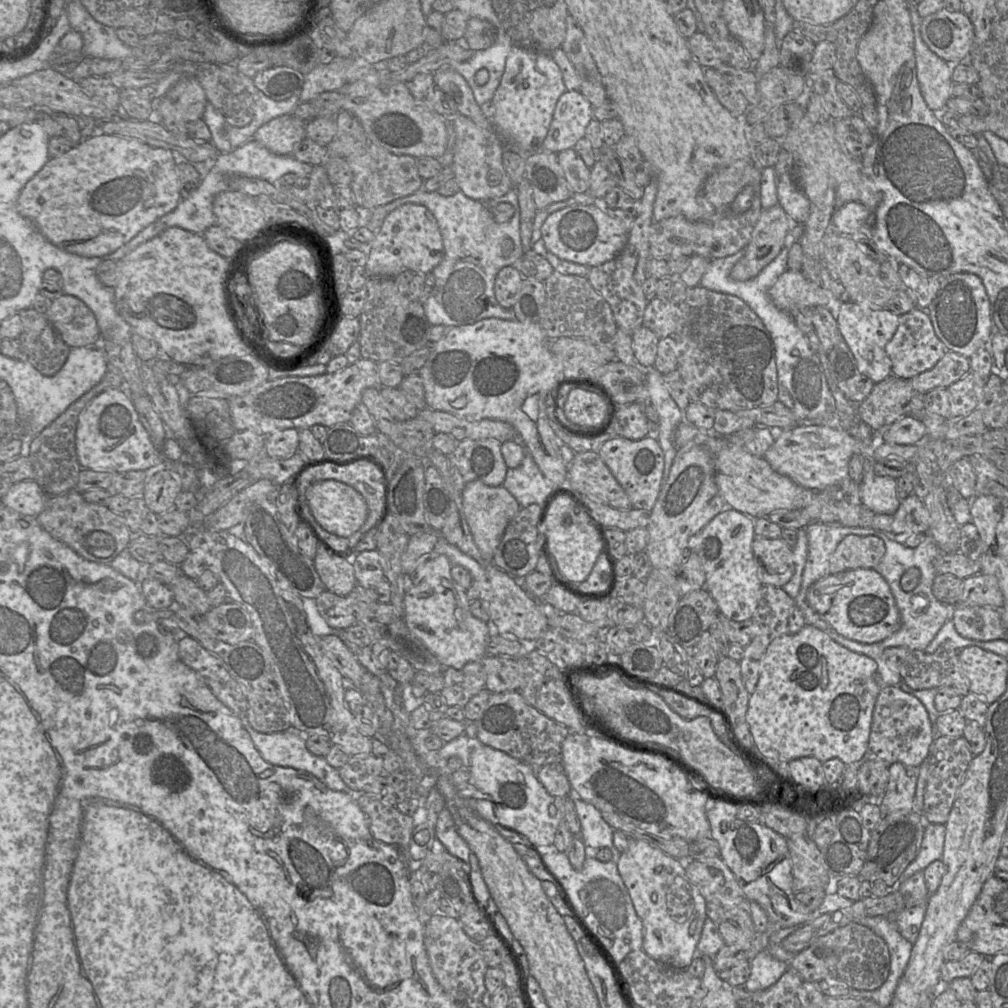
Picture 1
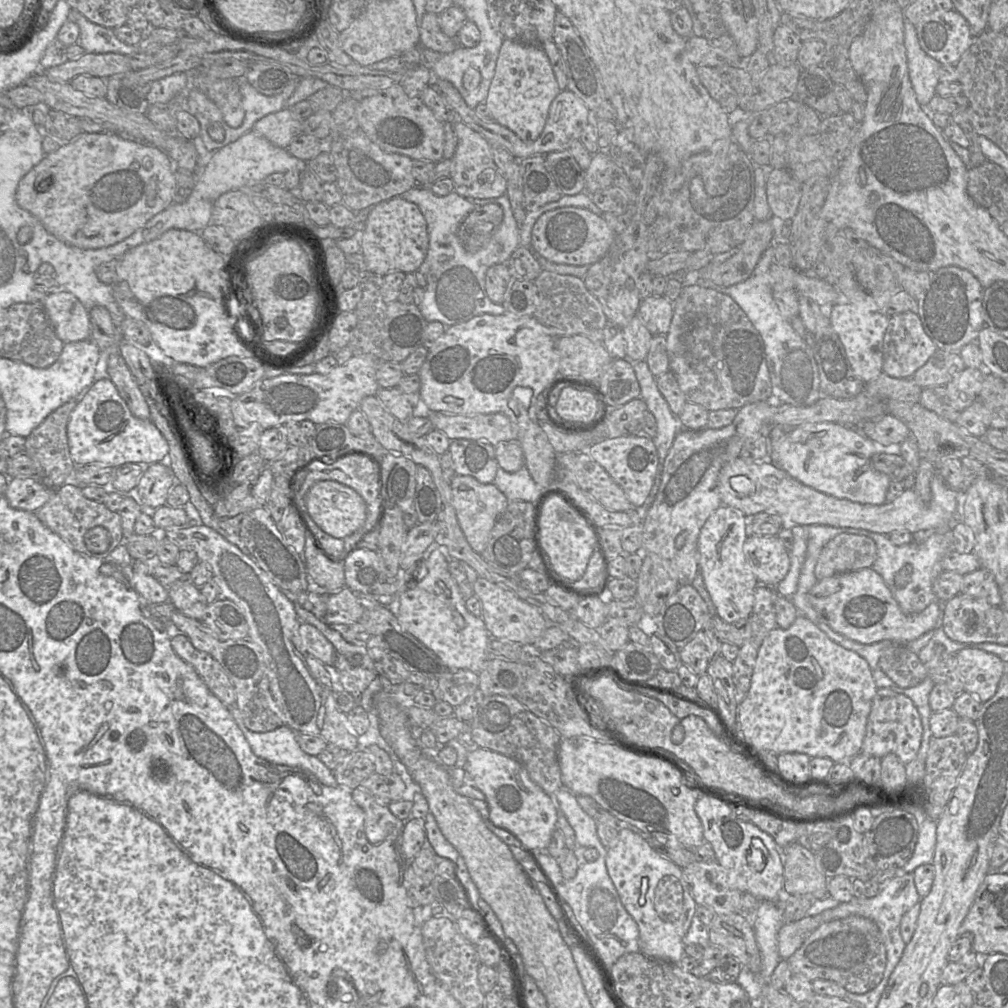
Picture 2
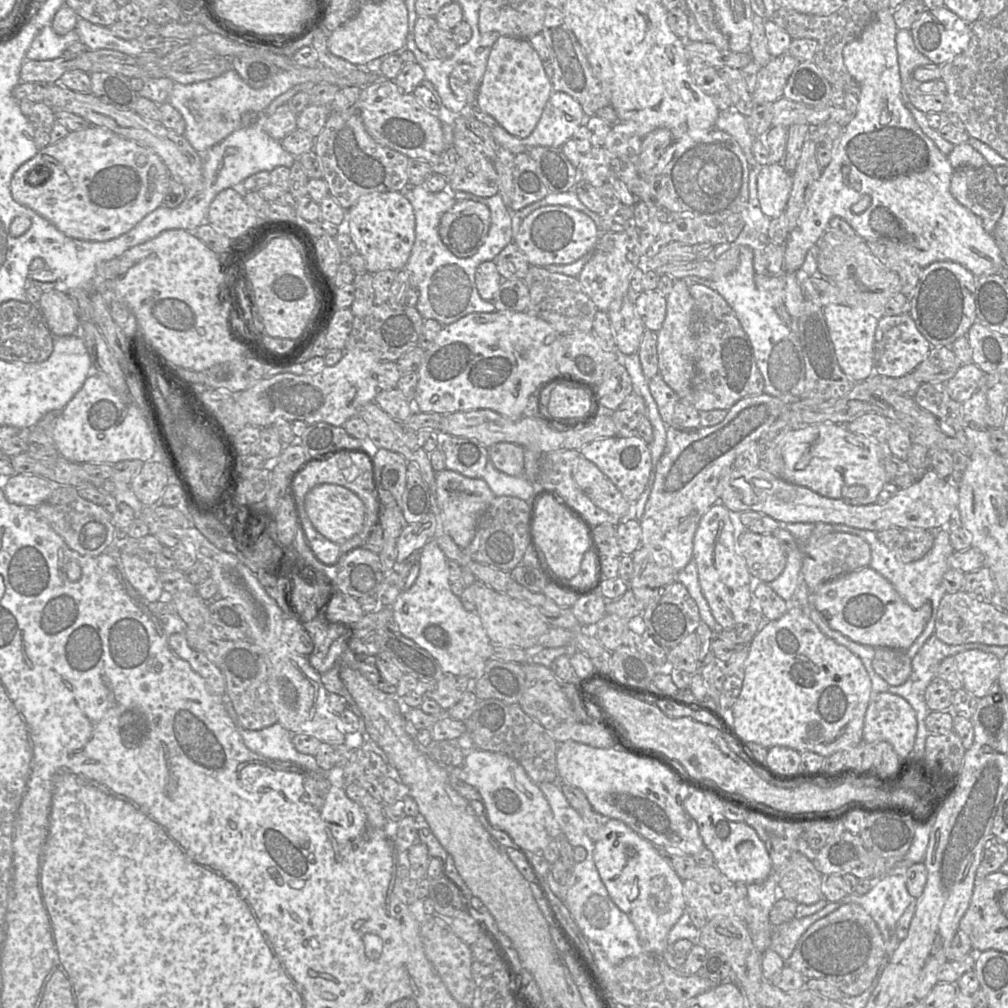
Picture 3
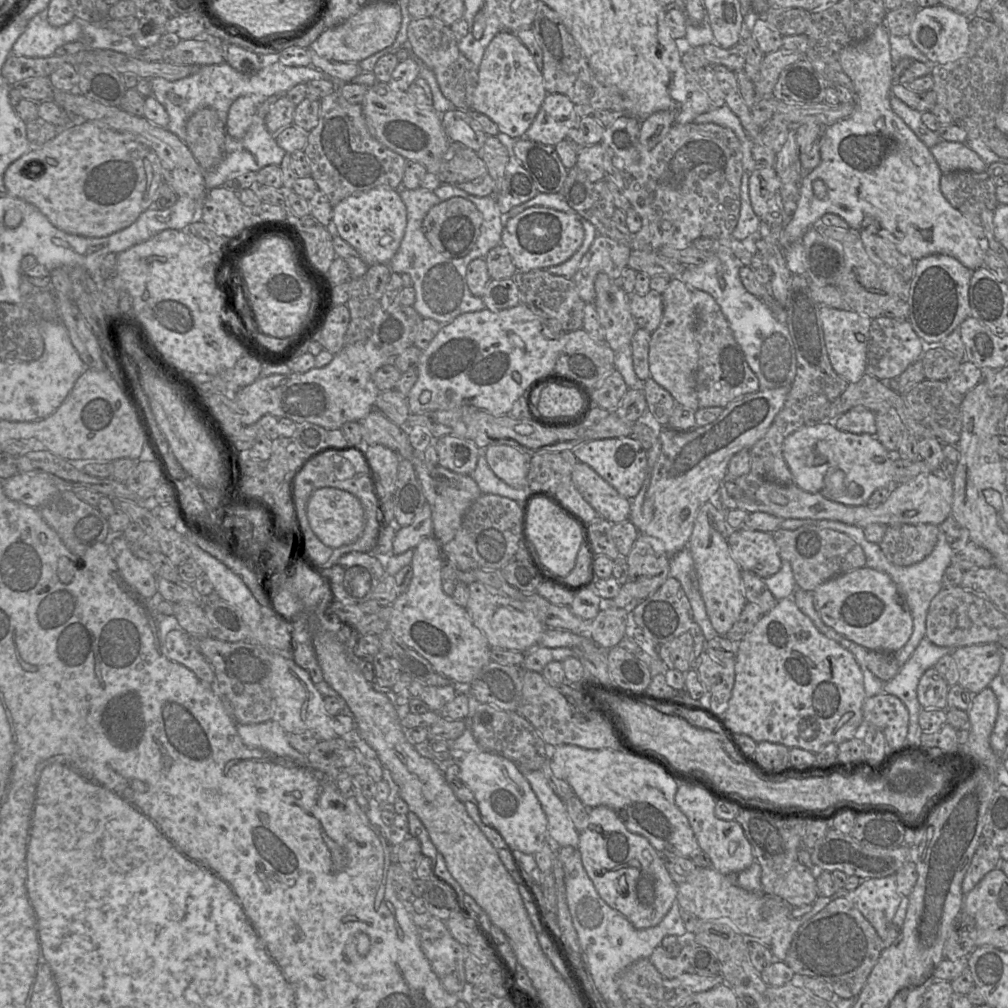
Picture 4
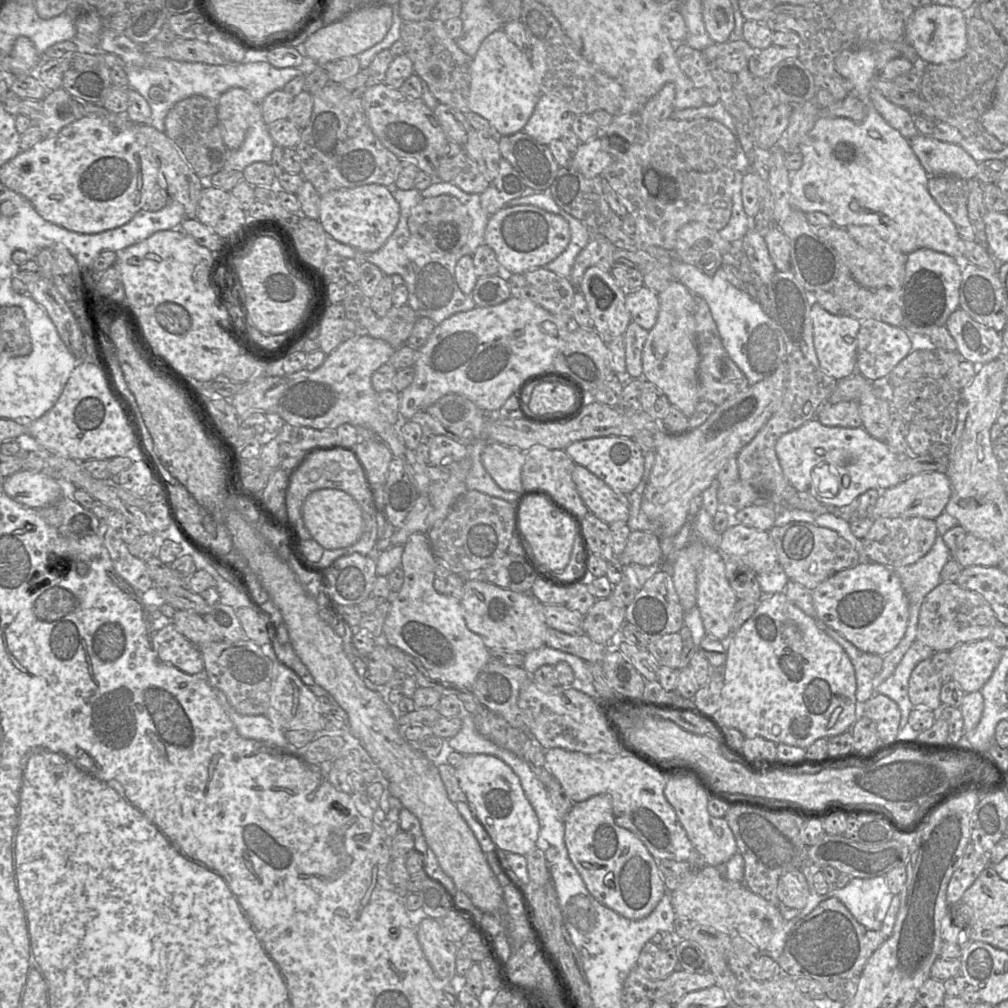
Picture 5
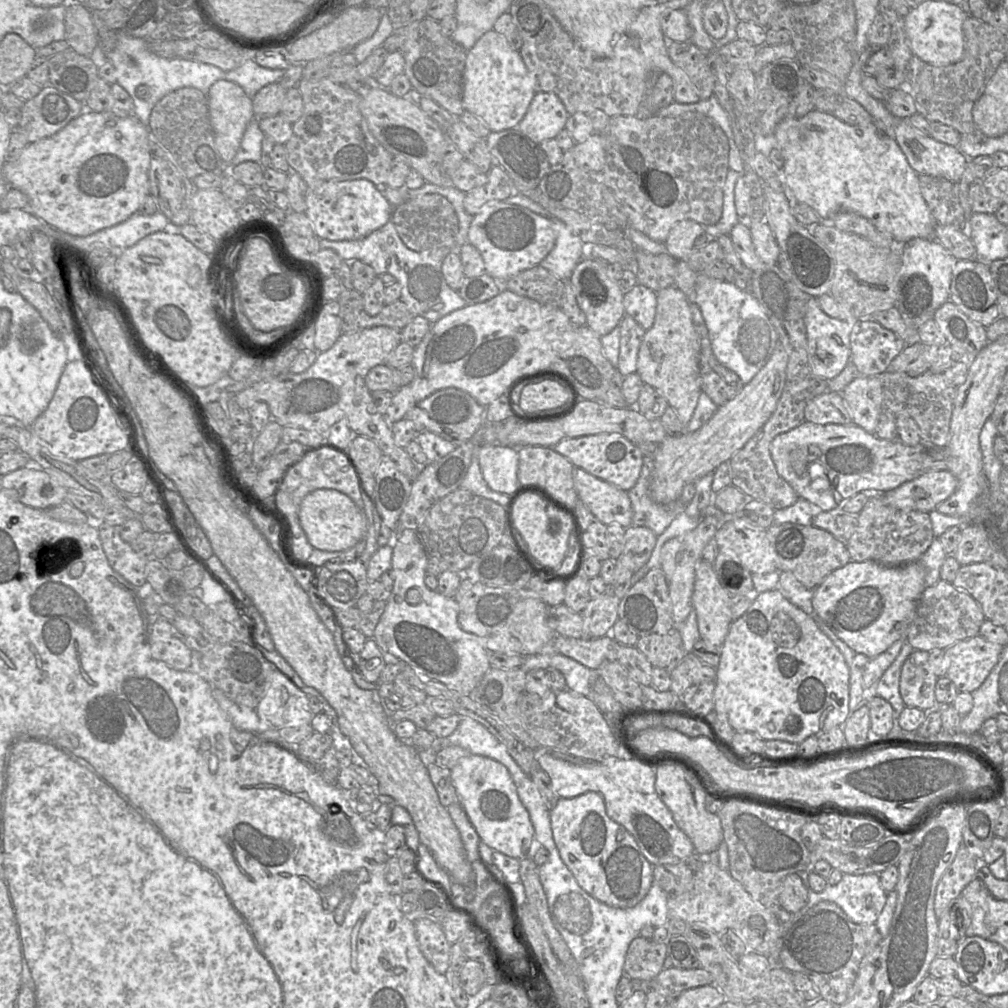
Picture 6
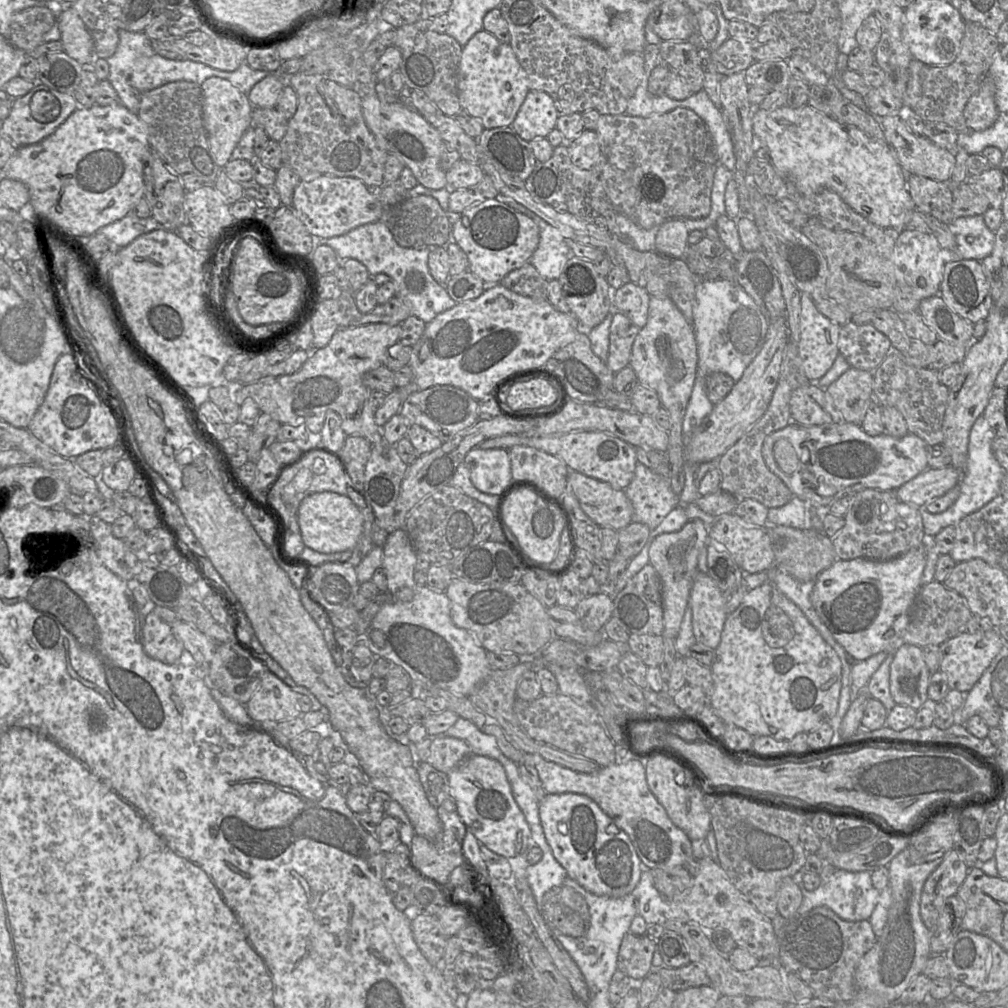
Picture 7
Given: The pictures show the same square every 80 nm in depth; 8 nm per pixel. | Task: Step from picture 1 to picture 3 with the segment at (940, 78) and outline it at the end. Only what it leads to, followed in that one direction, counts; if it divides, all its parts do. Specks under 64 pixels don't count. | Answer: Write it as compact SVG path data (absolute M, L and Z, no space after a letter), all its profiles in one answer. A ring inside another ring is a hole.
M898 30L895 41L904 93L906 95L926 95L918 93L920 82L913 78L912 73L916 68L932 62L915 47L910 30Z

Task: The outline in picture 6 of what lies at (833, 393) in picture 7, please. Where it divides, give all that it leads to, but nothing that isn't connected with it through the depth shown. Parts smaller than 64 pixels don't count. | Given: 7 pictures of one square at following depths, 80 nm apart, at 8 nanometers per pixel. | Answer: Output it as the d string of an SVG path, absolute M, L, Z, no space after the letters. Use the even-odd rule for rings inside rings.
M857 375L841 392L852 424L875 433L884 410L882 380L879 376Z

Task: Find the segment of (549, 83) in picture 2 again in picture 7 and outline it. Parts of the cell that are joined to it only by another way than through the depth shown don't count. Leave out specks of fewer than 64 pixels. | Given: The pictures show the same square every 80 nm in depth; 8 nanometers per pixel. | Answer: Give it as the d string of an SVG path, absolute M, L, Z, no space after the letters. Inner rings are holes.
M481 30L463 46L458 67L458 95L462 109L480 120L485 129L511 126L529 88L529 80L510 44Z

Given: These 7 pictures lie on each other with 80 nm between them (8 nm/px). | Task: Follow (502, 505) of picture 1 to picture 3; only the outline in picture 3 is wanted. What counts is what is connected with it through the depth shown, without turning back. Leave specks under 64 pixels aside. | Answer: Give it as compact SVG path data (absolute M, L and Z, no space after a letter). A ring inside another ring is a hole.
M444 469L435 475L435 500L445 533L461 548L469 545L474 537L479 517L496 496L482 479L463 476L452 470Z

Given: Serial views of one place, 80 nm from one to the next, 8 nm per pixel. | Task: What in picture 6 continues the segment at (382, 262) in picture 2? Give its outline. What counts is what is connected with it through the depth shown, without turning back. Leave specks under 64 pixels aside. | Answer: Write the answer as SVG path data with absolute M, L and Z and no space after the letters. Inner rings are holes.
M367 179L326 180L308 184L305 215L319 238L331 241L363 238L390 221L394 207L378 187Z

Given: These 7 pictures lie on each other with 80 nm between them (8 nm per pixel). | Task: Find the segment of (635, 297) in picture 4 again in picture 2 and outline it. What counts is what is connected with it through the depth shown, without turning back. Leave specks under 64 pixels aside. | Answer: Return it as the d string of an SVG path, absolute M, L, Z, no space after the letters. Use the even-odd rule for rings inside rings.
M654 295L641 300L637 316L652 335L666 335L669 331L673 302Z

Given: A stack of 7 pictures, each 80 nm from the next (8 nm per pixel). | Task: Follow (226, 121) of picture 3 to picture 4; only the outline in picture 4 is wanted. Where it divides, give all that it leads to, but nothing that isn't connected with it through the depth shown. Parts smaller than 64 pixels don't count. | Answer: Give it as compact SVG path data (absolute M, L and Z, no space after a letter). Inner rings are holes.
M279 61L264 65L254 75L246 75L223 62L217 65L200 66L194 73L179 80L170 81L156 77L150 79L150 82L152 96L164 106L169 115L169 123L166 128L184 141L186 121L200 108L215 109L219 119L225 122L231 104L240 96L249 96L258 108L272 95L285 95L284 93L299 83L322 79L324 76L326 75L320 69L313 66L286 66Z

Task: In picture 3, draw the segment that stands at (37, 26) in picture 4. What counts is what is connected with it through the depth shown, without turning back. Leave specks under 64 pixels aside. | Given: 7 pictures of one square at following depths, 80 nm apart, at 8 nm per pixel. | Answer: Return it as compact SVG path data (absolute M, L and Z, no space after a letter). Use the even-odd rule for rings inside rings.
M45 26L33 40L26 59L45 61L61 57L73 43L80 41L76 29L65 35L57 34L52 26Z

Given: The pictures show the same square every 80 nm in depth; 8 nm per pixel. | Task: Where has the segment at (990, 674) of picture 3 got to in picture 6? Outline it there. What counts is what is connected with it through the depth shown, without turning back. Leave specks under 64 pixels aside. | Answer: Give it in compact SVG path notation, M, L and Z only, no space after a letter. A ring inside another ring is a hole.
M980 635L953 644L944 650L947 656L946 677L954 683L958 692L972 693L995 667L1003 647Z

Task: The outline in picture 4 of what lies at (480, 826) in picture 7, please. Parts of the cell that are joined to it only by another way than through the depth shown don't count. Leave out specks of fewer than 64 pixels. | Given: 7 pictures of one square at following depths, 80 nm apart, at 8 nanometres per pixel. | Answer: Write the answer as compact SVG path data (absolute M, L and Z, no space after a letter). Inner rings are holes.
M480 750L460 761L459 778L471 790L483 823L496 830L511 851L534 855L546 841L546 815L525 778L523 770L504 756Z

